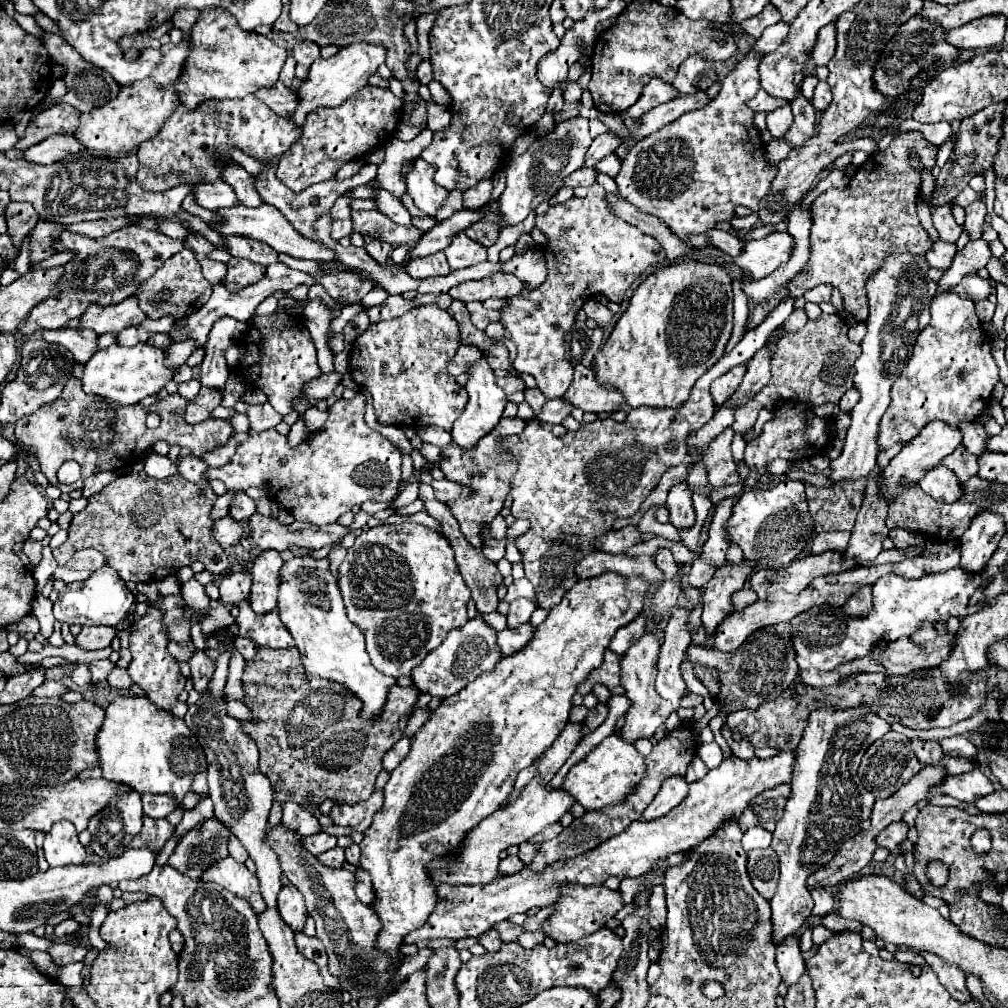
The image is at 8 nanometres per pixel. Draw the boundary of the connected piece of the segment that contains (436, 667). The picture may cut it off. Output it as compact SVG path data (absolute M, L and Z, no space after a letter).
M481 614L467 620L461 628L455 628L447 634L445 642L429 652L429 656L413 670L415 686L421 692L429 692L431 696L451 696L463 690L469 682L473 682L481 672L491 670L497 660L501 660L501 652L497 648L497 632L491 628Z

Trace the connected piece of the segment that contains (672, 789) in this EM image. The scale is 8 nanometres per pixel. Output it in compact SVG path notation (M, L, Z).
M671 776L665 780L661 790L657 792L655 800L647 806L647 810L641 814L641 820L653 820L659 816L665 816L669 810L673 810L681 800L689 794L689 782L685 776Z

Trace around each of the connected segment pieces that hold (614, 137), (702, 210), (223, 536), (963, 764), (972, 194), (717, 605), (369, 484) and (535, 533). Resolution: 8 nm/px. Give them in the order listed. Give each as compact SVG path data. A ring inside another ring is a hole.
M607 130L607 132L601 134L601 136L597 136L597 138L593 140L593 144L589 146L589 150L587 150L585 166L595 168L595 164L597 164L603 156L607 156L607 154L611 154L611 152L617 150L619 142L621 142L621 140L619 140L619 134L611 132L611 130Z
M751 50L723 80L717 98L639 140L615 176L625 200L641 212L661 218L689 246L691 234L705 234L717 222L729 222L735 218L737 206L757 212L777 174L777 164L769 164L765 158L765 144L753 122L755 112L747 106L747 100L759 90L757 64L759 56Z
M229 514L221 520L217 520L217 524L213 526L215 530L215 538L217 542L223 546L223 548L229 548L233 544L237 544L243 536L245 536L245 526L243 522L237 522L233 520Z
M945 756L945 760L941 760L941 766L945 766L949 774L965 774L965 772L971 772L971 770L979 768L979 764L975 760L949 758L949 756Z
M966 186L956 197L956 204L966 208L968 204L982 196L981 193L974 191L971 187Z
M745 560L741 564L725 562L715 572L715 576L709 580L707 590L705 590L705 606L703 606L703 614L701 614L701 622L709 634L713 634L717 624L727 614L733 612L731 594L735 590L743 588L749 572L751 572L751 568L749 568L749 564L745 564Z
M357 392L355 398L351 400L337 400L333 406L329 406L329 418L323 426L321 432L309 434L297 448L289 448L285 436L281 436L275 428L269 432L261 432L257 436L249 436L233 458L221 466L221 468L209 468L207 478L219 478L225 482L229 490L247 490L249 486L269 486L271 498L279 500L299 522L309 522L315 526L325 526L335 522L341 514L349 512L355 504L363 504L367 500L371 502L389 502L395 498L397 484L401 482L401 462L403 454L393 446L383 434L371 430L365 420L365 394Z
M793 296L781 300L753 332L745 332L743 340L697 380L689 400L681 408L641 406L631 410L625 422L611 418L595 420L577 432L567 432L563 438L553 436L537 422L527 422L521 436L501 440L499 446L519 458L519 468L511 482L511 514L515 518L527 518L531 528L515 538L515 546L523 554L525 576L539 586L537 592L553 596L555 584L555 604L563 600L565 592L579 582L575 572L577 564L587 552L597 550L595 540L609 534L617 518L631 518L659 484L663 472L683 462L685 438L709 422L715 412L709 394L711 382L733 366L747 362L767 342L773 330L789 318L793 304Z

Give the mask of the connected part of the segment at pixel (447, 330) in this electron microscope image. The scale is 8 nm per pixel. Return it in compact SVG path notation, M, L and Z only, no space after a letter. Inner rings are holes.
M419 306L411 312L397 316L393 320L383 320L377 324L371 324L363 334L359 334L353 342L351 358L349 358L349 372L359 388L369 390L373 396L373 408L379 424L383 426L405 426L419 430L423 426L439 426L447 432L451 432L453 422L461 416L465 404L467 404L467 392L465 386L459 386L453 376L449 376L447 366L449 358L455 356L457 348L461 346L461 330L457 320L453 316L435 306Z

